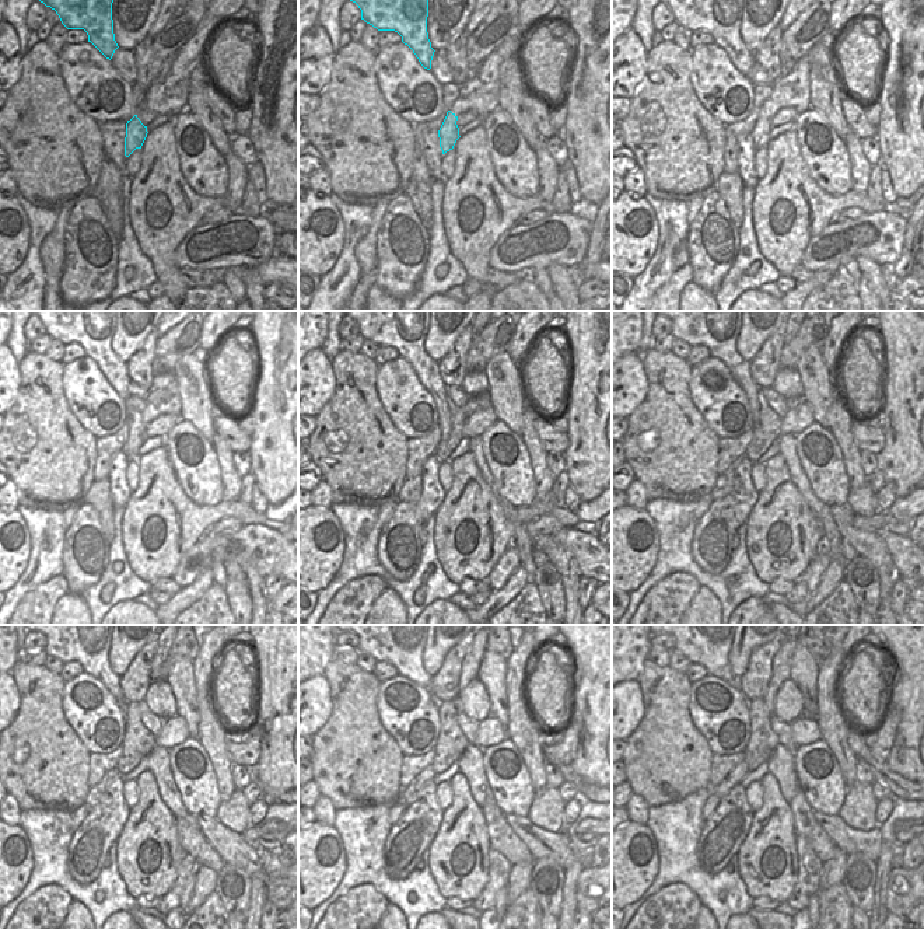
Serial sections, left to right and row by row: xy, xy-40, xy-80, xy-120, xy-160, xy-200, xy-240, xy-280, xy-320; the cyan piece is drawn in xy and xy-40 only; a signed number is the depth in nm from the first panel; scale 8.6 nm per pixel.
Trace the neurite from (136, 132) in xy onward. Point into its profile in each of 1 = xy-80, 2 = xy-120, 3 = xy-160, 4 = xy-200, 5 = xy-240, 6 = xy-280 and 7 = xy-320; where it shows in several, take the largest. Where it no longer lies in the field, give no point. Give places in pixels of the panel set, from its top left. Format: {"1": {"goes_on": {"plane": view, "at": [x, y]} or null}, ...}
{"1": {"goes_on": {"plane": "xy-80", "at": [760, 132]}}, "2": {"goes_on": {"plane": "xy-120", "at": [136, 437]}}, "3": {"goes_on": {"plane": "xy-160", "at": [408, 339]}}, "4": {"goes_on": {"plane": "xy-200", "at": [720, 339]}}, "5": {"goes_on": {"plane": "xy-240", "at": [93, 653]}}, "6": {"goes_on": {"plane": "xy-280", "at": [405, 653]}}, "7": {"goes_on": {"plane": "xy-320", "at": [711, 653]}}}

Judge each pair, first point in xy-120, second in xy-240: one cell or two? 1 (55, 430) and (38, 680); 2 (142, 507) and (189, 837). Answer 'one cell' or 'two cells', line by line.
1: one cell
2: two cells

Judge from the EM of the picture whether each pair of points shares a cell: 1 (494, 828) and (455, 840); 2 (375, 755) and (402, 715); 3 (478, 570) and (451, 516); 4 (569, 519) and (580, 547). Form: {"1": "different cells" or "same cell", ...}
{"1": "different cells", "2": "different cells", "3": "same cell", "4": "different cells"}

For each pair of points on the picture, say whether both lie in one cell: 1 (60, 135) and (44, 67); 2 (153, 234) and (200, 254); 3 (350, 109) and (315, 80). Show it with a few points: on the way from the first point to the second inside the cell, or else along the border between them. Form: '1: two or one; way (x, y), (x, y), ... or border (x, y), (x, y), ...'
1: one; way (44, 118), (41, 115), (41, 84)
2: two; border (200, 223), (175, 250), (178, 269)
3: two; border (333, 55), (329, 81), (318, 94)

